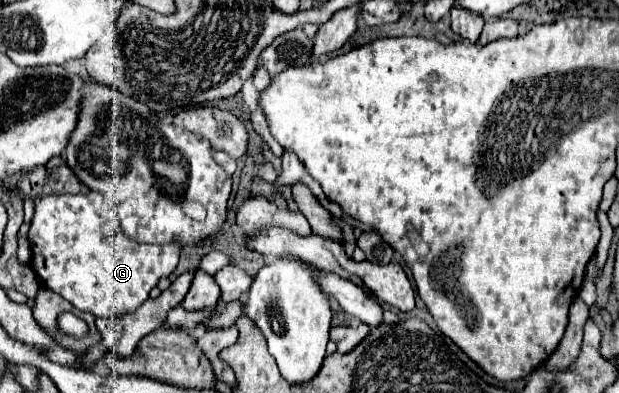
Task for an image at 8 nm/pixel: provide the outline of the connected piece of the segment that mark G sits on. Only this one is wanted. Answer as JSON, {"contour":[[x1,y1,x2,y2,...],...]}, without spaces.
{"contour":[[95,191,87,195,49,195,39,199,35,203,35,215,29,227,29,245,31,267,35,269,41,285,59,293,77,309,89,311,97,317,119,317,125,313,135,313,135,309,149,297,149,291,157,285,159,277,173,273,179,261,177,243,151,245,125,237,117,221,115,203]]}

